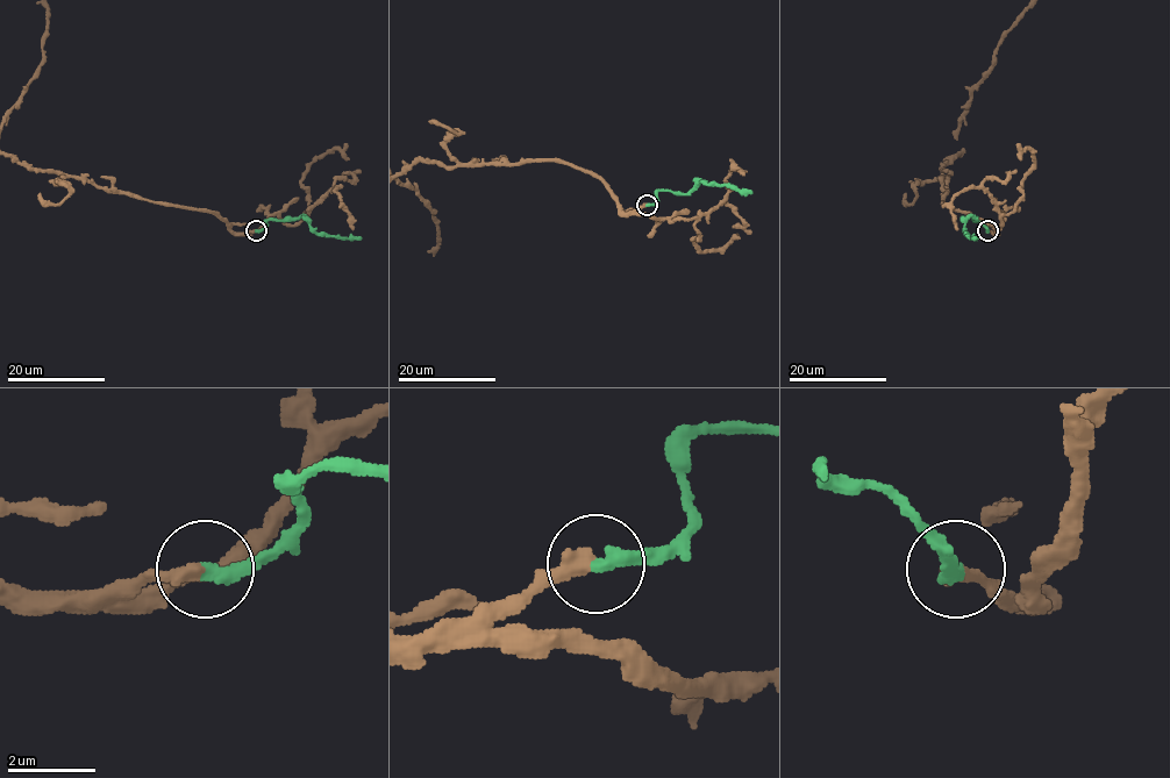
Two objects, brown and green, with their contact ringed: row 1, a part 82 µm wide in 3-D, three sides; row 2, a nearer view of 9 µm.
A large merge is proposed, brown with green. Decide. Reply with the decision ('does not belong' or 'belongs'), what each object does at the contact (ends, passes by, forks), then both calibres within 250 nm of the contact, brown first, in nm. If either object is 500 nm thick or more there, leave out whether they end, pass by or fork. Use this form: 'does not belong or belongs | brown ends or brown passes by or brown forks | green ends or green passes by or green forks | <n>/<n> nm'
belongs | brown ends | green ends | 360/360 nm

